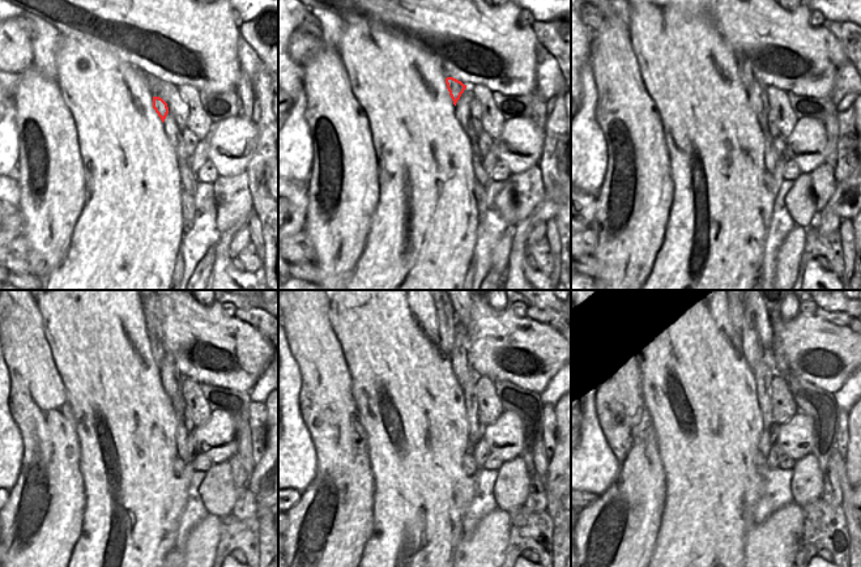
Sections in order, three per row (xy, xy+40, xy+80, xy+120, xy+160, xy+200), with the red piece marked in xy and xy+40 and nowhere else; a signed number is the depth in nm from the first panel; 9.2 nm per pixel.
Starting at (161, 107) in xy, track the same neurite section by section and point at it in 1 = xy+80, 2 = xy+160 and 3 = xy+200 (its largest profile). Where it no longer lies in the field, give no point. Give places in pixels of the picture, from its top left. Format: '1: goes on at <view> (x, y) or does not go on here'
1: goes on at xy+80 (744, 67)
2: goes on at xy+160 (446, 316)
3: goes on at xy+200 (737, 316)

